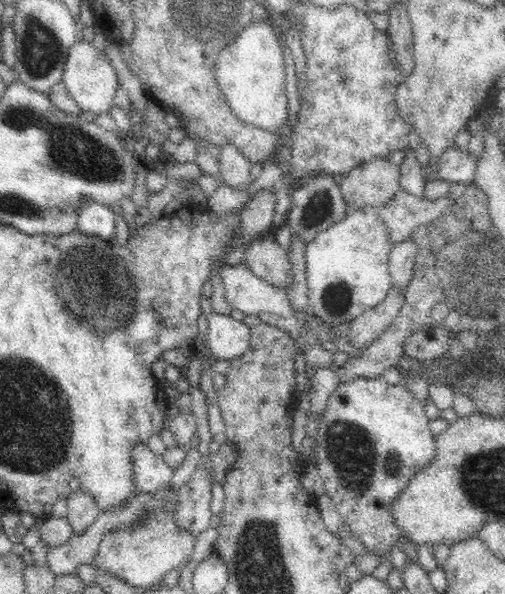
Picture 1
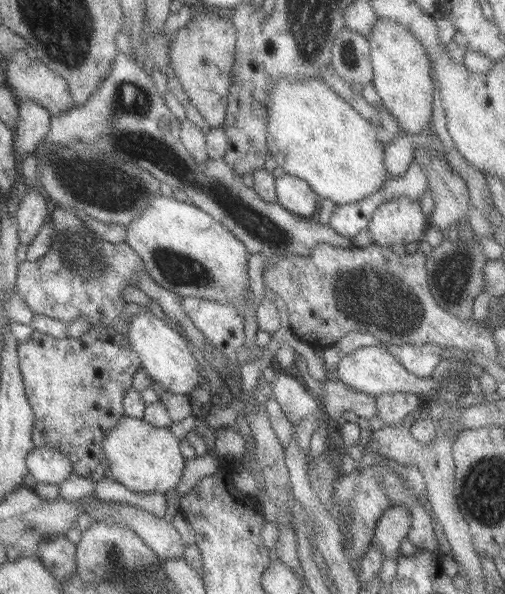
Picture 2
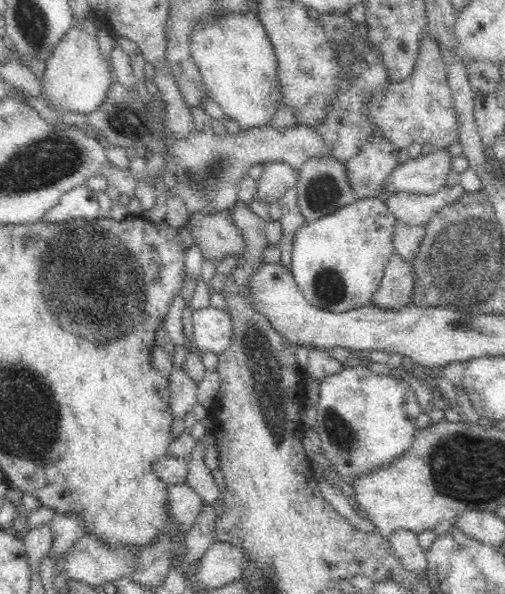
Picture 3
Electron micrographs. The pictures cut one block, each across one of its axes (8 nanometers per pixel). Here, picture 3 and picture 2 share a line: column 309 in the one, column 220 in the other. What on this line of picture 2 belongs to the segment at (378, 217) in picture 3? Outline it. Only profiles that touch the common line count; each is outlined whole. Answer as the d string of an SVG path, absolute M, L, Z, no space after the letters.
M151 194L145 210L133 218L125 228L125 244L139 254L139 260L143 264L145 274L149 274L159 286L163 286L169 292L175 292L177 296L191 296L191 298L203 298L203 300L215 300L215 302L231 302L235 306L243 304L243 286L247 284L247 248L231 234L221 222L205 214L193 204L177 202L173 196L161 196Z

